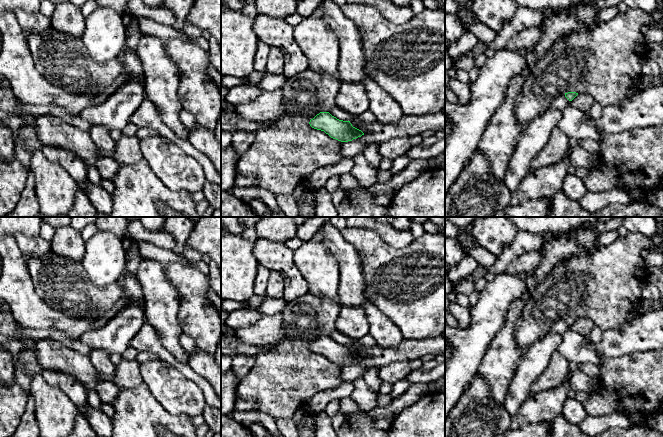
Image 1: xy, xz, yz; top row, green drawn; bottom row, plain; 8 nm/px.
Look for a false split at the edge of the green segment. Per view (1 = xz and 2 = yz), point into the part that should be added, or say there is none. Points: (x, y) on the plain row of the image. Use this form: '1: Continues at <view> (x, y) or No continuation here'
1: No continuation here
2: Continues at yz (559, 327)

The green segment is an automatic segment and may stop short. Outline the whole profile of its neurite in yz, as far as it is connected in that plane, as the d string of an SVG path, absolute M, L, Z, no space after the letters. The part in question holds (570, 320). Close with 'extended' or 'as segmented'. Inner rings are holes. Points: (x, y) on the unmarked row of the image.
M568 316L559 321L552 323L548 333L556 333L563 335L566 330L578 319L576 316Z | extended

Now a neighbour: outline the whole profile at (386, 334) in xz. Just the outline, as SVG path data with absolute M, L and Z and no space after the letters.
M372 302L363 305L369 323L369 334L381 348L395 348L400 345L404 337L401 330Z

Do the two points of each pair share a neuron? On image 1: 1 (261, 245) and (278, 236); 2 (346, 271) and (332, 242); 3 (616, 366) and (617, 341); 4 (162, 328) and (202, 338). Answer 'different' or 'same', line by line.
1: different
2: same
3: different
4: different

